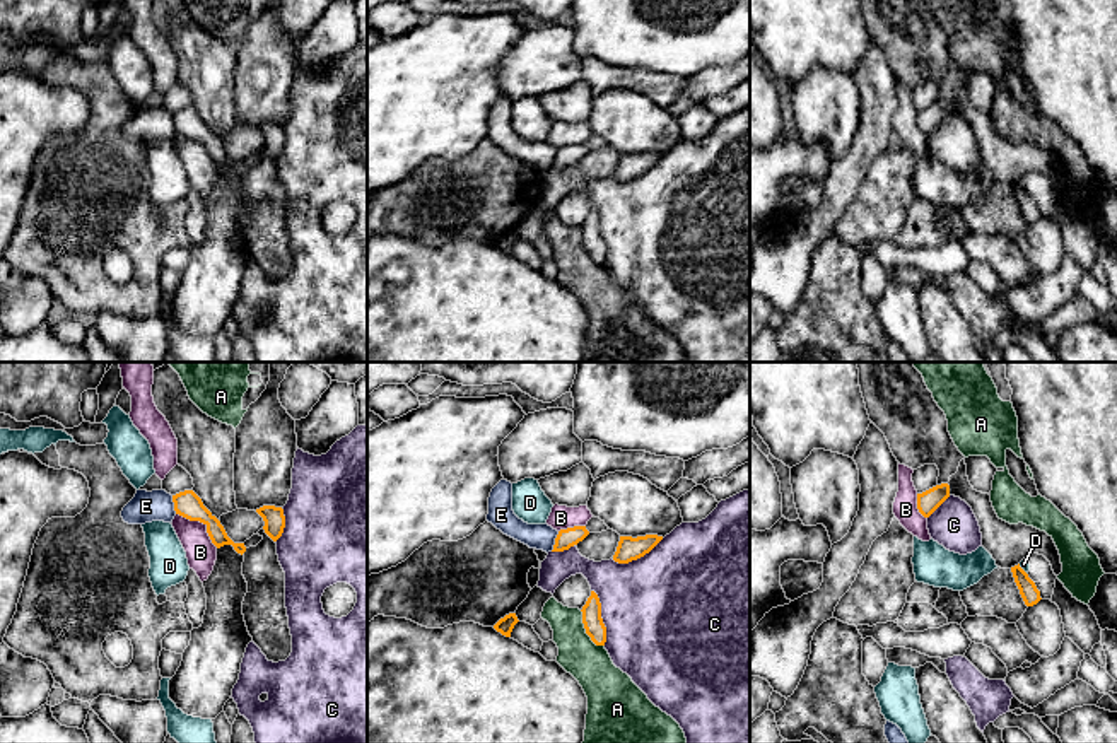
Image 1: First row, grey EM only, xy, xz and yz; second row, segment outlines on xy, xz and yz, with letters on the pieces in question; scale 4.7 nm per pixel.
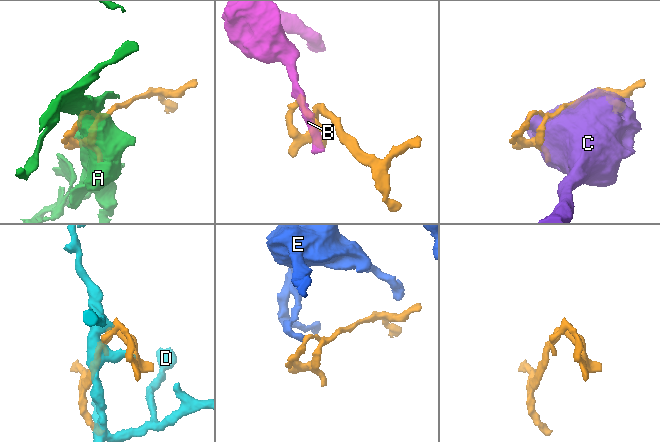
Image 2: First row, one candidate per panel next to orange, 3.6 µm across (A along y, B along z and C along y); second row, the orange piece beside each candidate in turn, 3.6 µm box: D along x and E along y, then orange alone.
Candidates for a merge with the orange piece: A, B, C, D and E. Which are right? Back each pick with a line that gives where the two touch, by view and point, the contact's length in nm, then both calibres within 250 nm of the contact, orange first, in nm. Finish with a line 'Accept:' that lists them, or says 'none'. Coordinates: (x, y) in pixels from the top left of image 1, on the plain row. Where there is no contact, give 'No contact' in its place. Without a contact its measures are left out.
Accept: none

